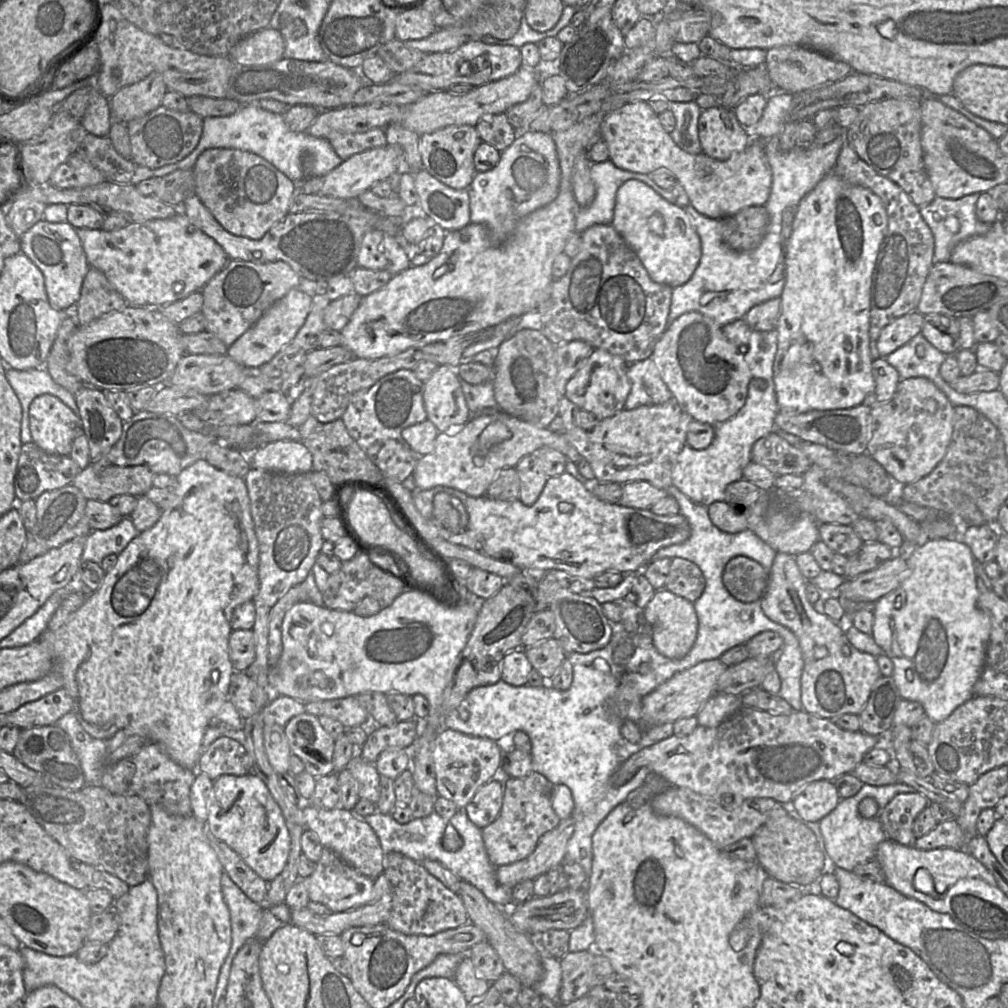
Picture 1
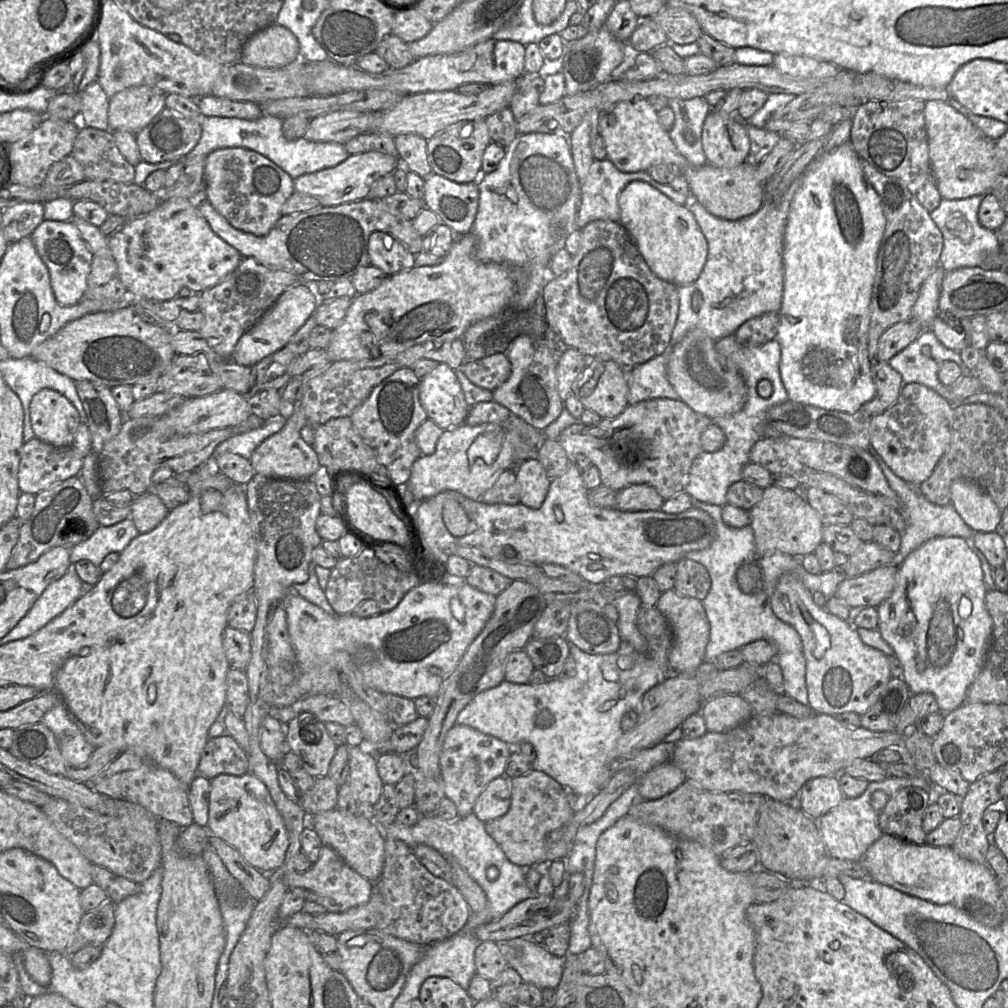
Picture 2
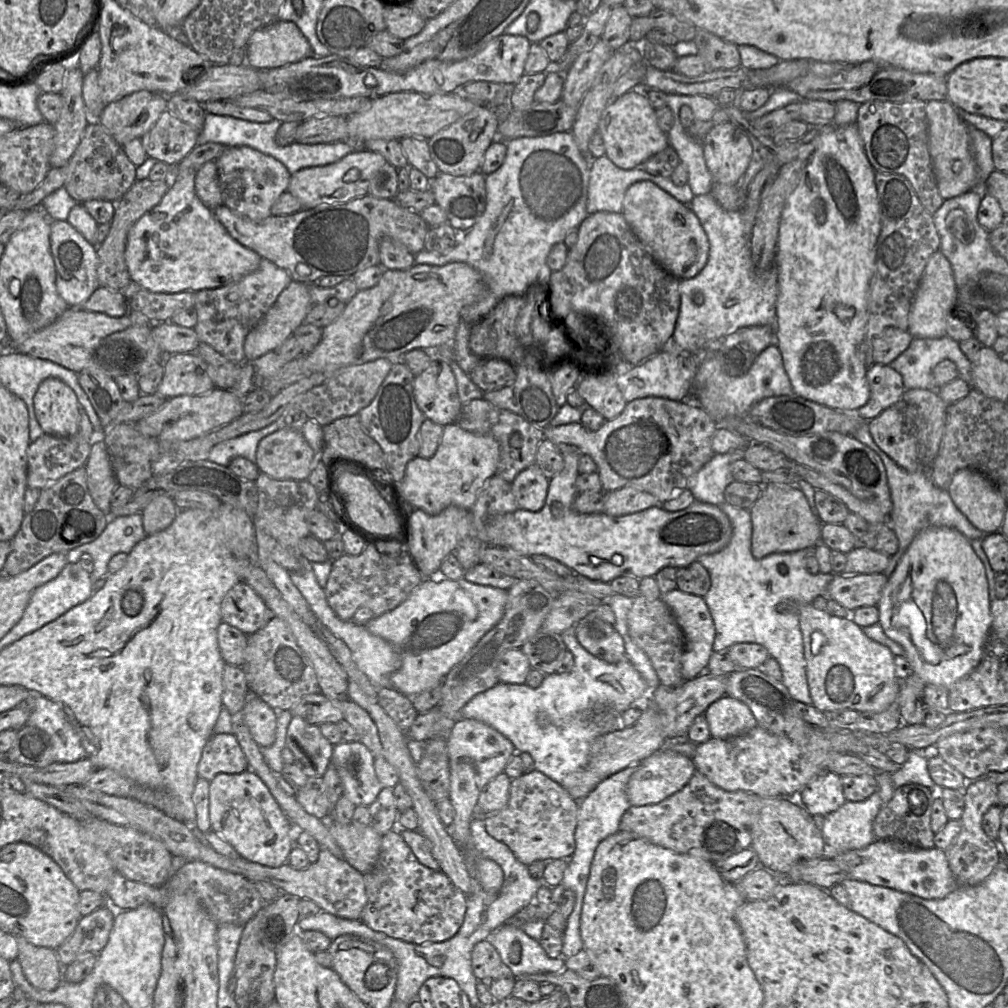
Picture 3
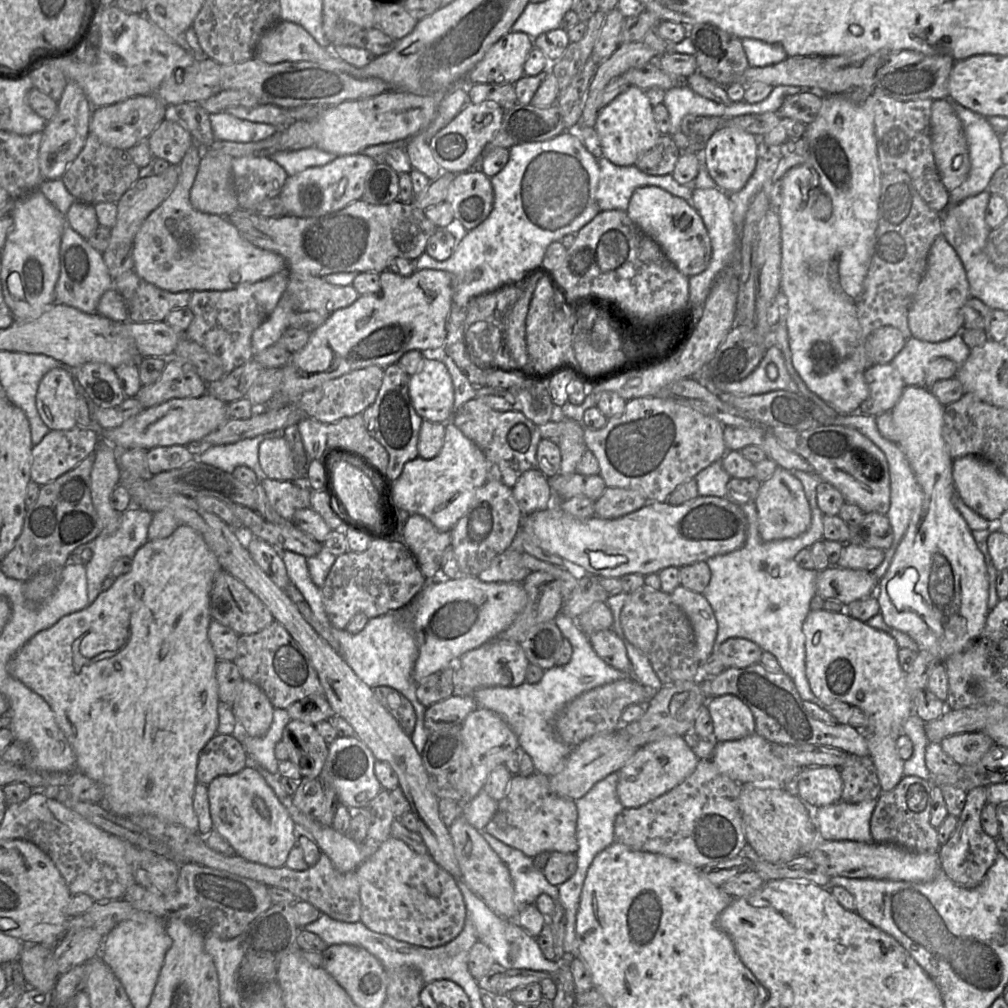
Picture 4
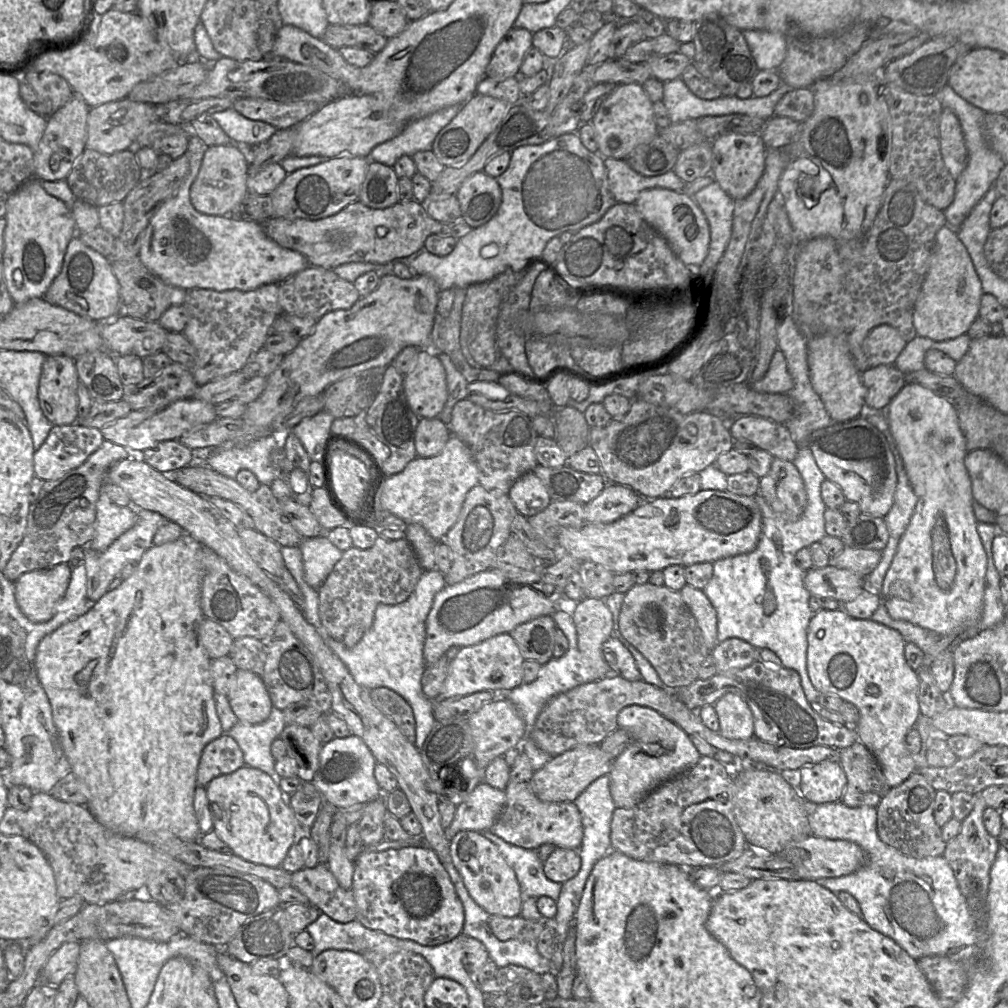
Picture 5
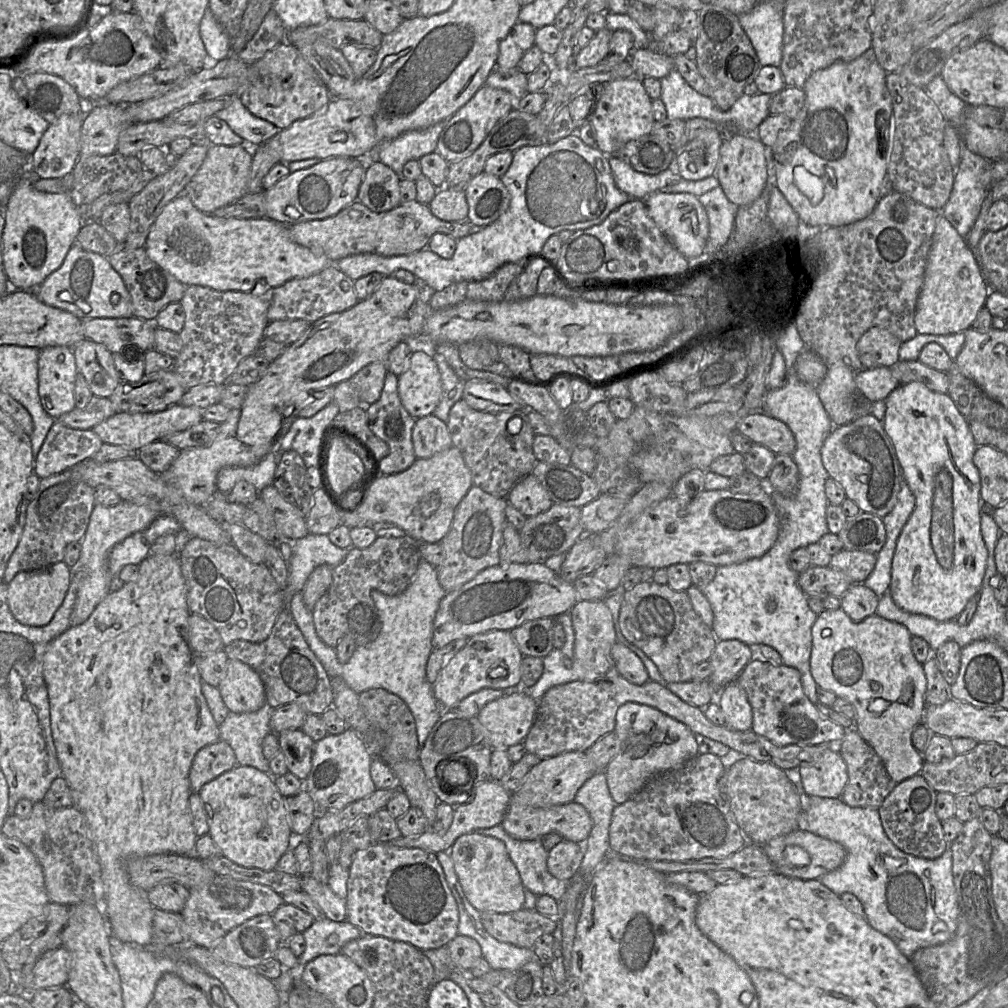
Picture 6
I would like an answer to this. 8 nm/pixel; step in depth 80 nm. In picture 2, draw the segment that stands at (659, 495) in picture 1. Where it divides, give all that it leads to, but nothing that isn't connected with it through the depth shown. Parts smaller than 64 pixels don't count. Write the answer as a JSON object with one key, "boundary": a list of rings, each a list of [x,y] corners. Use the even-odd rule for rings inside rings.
{"boundary":[[[632,484],[618,491],[614,508],[621,511],[659,510],[664,499],[649,484]]]}

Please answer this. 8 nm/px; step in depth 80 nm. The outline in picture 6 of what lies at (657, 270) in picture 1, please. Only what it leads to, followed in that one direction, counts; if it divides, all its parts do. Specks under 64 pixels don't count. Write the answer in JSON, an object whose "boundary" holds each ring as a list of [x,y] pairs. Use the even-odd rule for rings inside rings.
{"boundary":[[[657,191],[647,196],[644,202],[656,225],[687,259],[699,258],[704,253],[709,238],[709,222],[706,210],[697,196]]]}

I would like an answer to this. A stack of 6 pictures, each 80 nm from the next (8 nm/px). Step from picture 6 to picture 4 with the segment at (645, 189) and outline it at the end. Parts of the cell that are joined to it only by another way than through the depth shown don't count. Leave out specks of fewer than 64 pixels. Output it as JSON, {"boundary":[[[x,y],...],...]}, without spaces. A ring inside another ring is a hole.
{"boundary":[[[602,156],[598,159],[600,177],[596,198],[601,211],[626,211],[634,191],[639,187],[657,186],[687,201],[692,198],[693,187],[679,184],[672,176],[647,175],[635,165],[618,166]]]}

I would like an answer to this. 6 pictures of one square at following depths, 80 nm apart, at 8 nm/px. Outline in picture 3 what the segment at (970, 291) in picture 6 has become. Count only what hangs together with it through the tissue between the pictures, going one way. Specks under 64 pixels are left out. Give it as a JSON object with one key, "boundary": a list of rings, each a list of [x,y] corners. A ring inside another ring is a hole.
{"boundary":[[[938,250],[928,260],[919,286],[913,297],[908,331],[914,338],[941,338],[946,336],[947,316],[958,303],[958,287],[949,260]]]}

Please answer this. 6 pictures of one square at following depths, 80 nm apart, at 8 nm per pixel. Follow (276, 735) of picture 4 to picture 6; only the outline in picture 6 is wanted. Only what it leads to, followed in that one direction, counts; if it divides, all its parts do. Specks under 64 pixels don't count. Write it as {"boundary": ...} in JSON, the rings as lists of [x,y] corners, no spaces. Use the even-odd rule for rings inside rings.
{"boundary":[[[266,702],[255,712],[229,712],[219,725],[219,730],[220,739],[232,747],[239,765],[253,766],[268,773],[275,783],[275,778],[270,773],[269,761],[262,750],[262,741],[271,732],[270,717],[273,709]]]}

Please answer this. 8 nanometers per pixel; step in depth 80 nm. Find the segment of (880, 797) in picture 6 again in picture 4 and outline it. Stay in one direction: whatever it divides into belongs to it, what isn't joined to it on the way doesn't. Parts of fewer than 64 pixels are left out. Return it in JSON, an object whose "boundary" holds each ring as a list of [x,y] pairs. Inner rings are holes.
{"boundary":[[[849,754],[840,771],[844,783],[841,801],[857,803],[878,799],[881,795],[877,770],[869,755]]]}

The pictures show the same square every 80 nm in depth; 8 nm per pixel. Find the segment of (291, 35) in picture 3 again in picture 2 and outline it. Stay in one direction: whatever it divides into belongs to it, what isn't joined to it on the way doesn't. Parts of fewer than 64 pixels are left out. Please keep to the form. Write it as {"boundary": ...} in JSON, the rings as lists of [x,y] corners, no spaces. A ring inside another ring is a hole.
{"boundary":[[[272,23],[246,41],[239,61],[258,68],[276,69],[297,60],[299,50],[299,42],[293,32]]]}

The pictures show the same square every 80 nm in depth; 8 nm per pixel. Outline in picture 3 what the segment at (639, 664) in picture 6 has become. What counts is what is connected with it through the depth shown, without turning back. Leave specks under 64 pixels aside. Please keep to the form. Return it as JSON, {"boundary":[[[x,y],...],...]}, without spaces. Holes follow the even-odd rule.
{"boundary":[[[594,611],[575,624],[574,632],[579,643],[597,658],[615,664],[627,657],[622,636]]]}

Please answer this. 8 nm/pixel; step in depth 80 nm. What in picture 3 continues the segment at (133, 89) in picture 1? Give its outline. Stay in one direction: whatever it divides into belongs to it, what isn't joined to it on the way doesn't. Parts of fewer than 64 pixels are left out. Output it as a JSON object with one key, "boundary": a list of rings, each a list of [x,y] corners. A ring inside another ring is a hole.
{"boundary":[[[146,90],[134,92],[107,104],[98,121],[123,146],[153,127],[167,111],[167,97]]]}

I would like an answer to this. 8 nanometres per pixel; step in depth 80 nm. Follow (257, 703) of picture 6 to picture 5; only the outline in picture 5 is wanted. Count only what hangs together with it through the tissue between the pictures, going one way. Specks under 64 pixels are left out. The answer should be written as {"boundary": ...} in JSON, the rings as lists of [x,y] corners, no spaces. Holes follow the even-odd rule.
{"boundary":[[[237,669],[235,682],[227,699],[238,721],[250,725],[265,721],[273,707],[261,678],[243,669]]]}

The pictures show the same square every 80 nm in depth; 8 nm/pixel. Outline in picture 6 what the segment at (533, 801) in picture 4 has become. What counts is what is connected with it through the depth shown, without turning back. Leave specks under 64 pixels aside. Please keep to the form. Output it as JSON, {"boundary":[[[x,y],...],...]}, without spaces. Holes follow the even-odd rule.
{"boundary":[[[511,793],[509,807],[501,825],[510,836],[519,840],[541,839],[545,834],[555,832],[560,834],[564,840],[583,845],[591,832],[592,820],[586,808],[575,801],[541,808],[522,804],[522,798],[516,793]]]}

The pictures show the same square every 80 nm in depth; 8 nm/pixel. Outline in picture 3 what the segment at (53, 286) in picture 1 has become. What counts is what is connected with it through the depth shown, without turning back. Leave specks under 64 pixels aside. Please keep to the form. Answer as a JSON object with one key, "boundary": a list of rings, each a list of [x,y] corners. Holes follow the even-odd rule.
{"boundary":[[[51,220],[50,250],[56,269],[56,289],[70,306],[80,306],[100,287],[97,246],[89,243],[67,220]]]}

